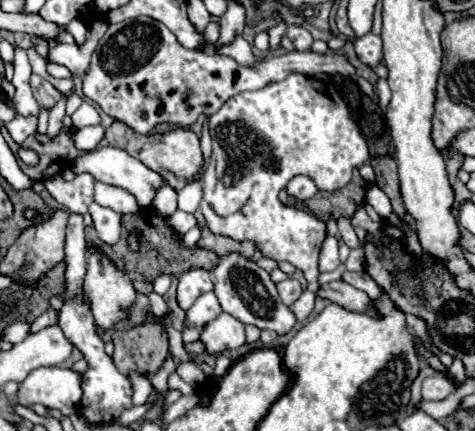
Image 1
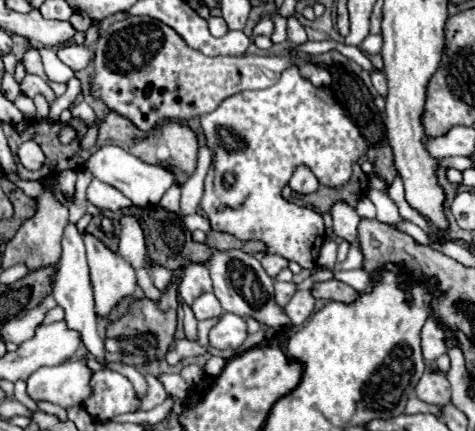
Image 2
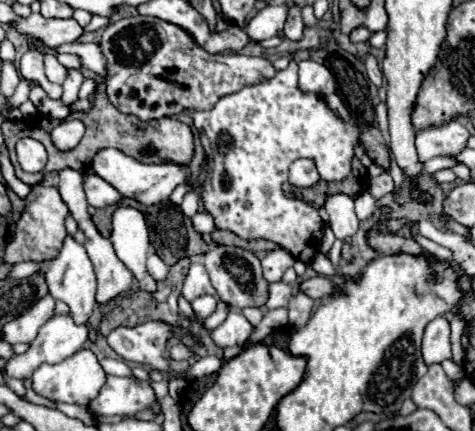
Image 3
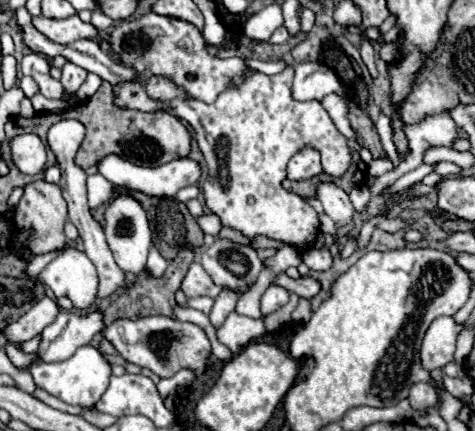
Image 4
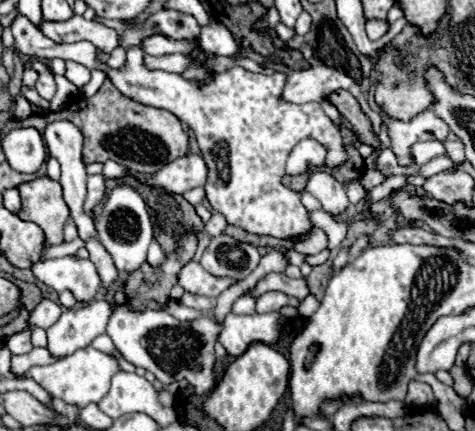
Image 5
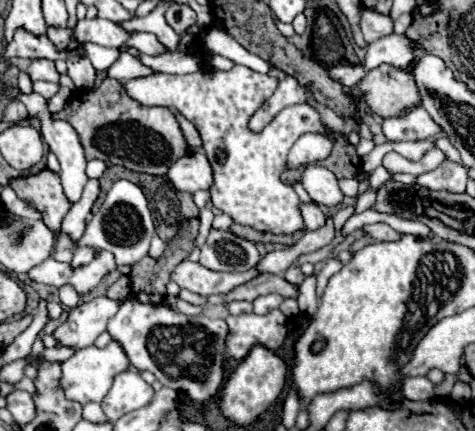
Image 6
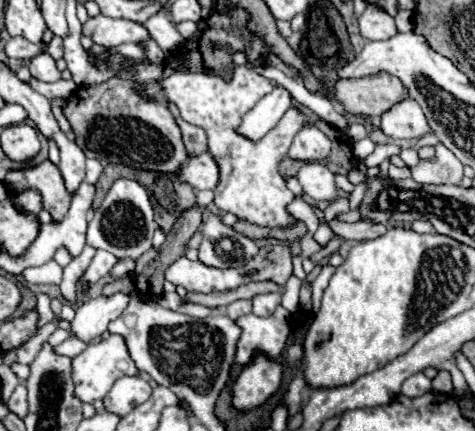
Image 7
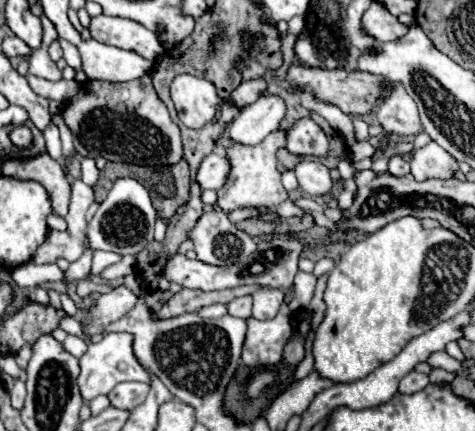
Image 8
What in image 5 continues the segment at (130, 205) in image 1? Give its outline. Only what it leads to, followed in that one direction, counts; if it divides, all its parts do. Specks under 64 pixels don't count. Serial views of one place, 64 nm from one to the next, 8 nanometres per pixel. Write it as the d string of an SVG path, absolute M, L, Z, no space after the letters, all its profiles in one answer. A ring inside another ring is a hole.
M88 176L88 196L84 202L84 212L92 214L92 208L102 200L104 192L106 192L104 176Z

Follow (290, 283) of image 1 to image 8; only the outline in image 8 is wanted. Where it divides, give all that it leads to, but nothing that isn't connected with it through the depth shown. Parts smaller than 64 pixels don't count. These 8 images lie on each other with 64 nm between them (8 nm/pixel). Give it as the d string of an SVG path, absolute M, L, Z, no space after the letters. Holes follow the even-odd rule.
M258 288L254 294L254 308L252 316L258 320L266 320L276 316L280 306L284 304L284 292L276 288Z

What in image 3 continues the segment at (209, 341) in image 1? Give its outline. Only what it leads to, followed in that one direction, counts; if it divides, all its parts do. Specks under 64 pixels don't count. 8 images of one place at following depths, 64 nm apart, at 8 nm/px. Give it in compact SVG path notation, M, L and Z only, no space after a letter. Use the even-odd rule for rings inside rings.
M230 310L224 324L220 324L216 330L212 330L212 340L224 348L224 346L242 346L256 328L238 312Z

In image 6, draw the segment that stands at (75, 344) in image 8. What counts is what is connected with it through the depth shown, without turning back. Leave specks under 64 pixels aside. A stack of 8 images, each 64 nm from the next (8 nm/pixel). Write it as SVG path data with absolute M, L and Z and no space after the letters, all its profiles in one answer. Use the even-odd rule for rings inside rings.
M46 348L38 358L44 358L44 360L68 360L72 354L76 352L76 348Z

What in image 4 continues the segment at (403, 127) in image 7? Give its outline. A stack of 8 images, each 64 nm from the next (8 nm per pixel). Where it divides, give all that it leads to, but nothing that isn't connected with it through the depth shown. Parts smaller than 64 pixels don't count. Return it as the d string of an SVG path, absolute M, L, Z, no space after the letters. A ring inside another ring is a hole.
M448 114L426 116L420 124L404 124L404 136L408 140L408 152L404 156L398 154L397 168L377 177L371 186L372 196L378 196L384 188L391 186L400 176L422 164L422 154L428 146L450 146L456 138L456 126Z

